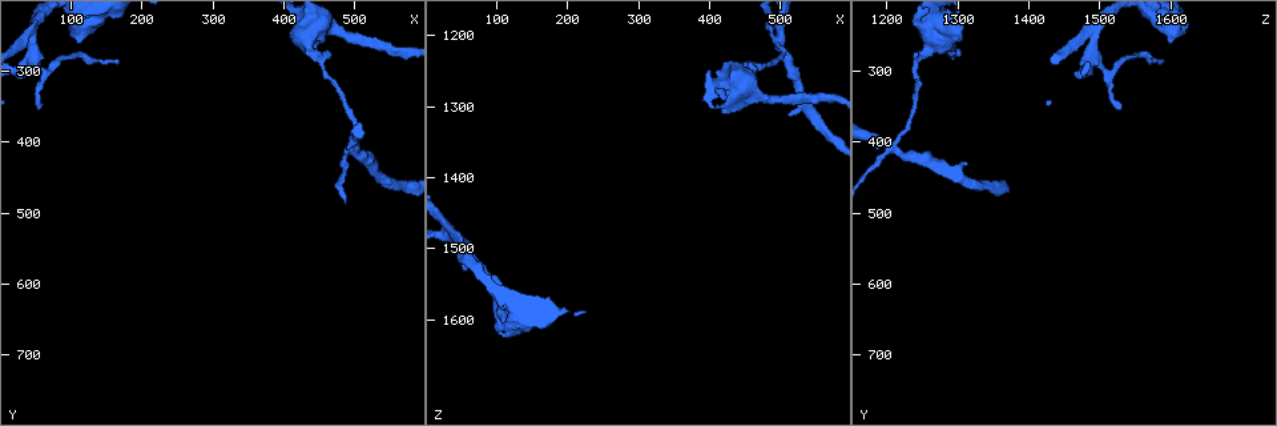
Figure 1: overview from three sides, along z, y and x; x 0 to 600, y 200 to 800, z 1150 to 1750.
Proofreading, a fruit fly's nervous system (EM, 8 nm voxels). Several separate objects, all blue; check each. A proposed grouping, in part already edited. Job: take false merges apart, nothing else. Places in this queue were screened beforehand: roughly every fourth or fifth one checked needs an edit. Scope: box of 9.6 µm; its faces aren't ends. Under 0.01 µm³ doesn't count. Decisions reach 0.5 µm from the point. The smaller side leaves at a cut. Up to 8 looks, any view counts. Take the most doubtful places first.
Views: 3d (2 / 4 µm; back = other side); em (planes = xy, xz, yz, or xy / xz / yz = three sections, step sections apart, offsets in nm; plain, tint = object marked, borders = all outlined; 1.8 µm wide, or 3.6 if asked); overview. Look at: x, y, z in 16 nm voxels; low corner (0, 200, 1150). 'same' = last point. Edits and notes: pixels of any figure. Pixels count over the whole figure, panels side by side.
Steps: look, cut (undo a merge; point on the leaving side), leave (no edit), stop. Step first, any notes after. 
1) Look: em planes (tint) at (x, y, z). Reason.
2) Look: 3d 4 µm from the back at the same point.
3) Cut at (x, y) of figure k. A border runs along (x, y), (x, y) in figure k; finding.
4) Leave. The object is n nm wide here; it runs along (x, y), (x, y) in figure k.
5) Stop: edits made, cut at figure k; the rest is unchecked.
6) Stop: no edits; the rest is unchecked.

Look: em planes (tint) at (495, 410, 1215). Abrupt turn.

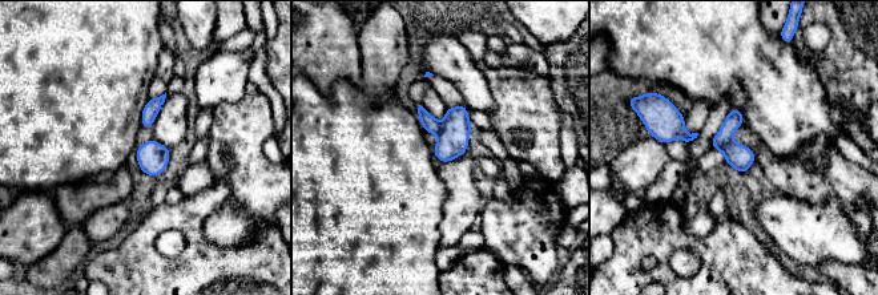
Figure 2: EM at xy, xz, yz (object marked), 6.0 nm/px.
Cut at (740, 157) of figure 2. A border runs along (731, 138), (719, 149) in figure 2; two neurons meet here.

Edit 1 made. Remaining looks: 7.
Look: 3d 4 µm at (455, 290, 1245). Calibre changes.

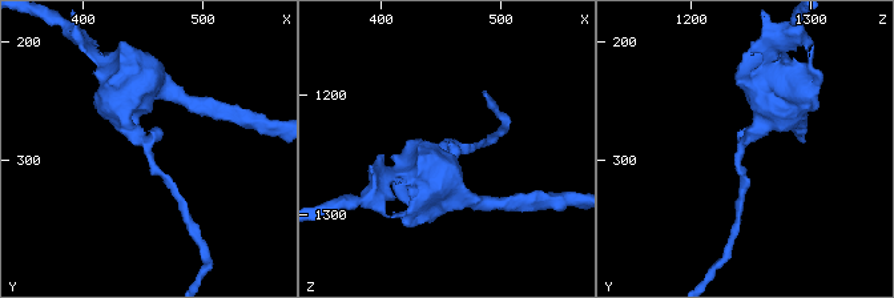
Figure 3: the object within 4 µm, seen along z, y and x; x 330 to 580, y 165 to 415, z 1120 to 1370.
Look: em xy step 8 (tint) at (454, 292, 1240). Need the tissue.

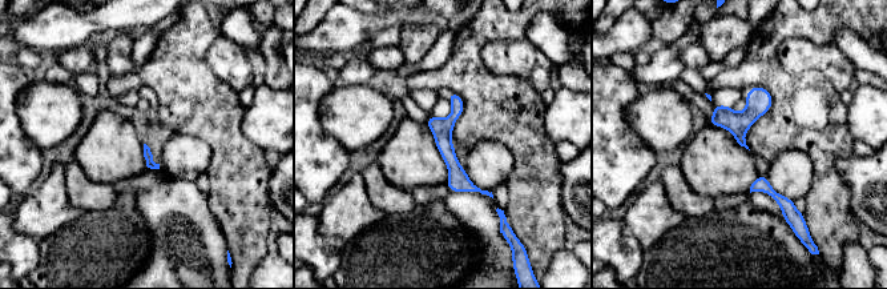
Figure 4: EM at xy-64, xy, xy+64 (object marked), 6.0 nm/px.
Look: em planes (borders) at the same point.

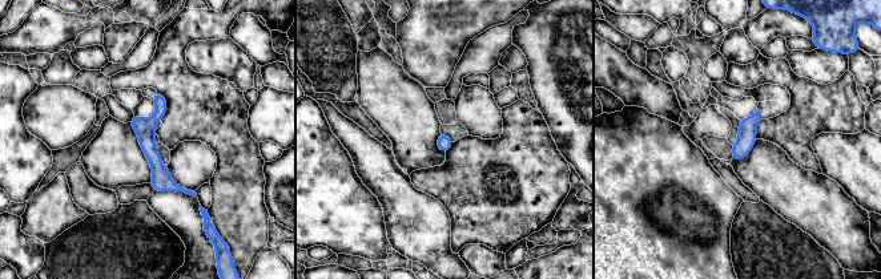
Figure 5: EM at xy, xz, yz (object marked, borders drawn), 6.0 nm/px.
Leave. The object is 100 nm wide here; one neuron here.

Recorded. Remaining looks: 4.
Look: em xz step 4 (tint) at (110, 250, 1595). Touches itself.

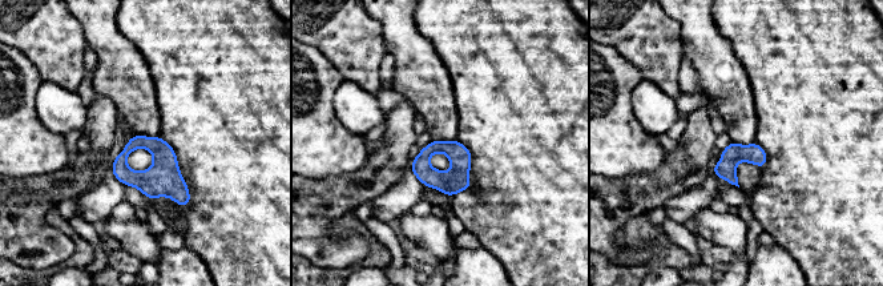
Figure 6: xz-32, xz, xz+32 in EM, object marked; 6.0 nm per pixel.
Look: em yz step 8 (tint) at the same point.

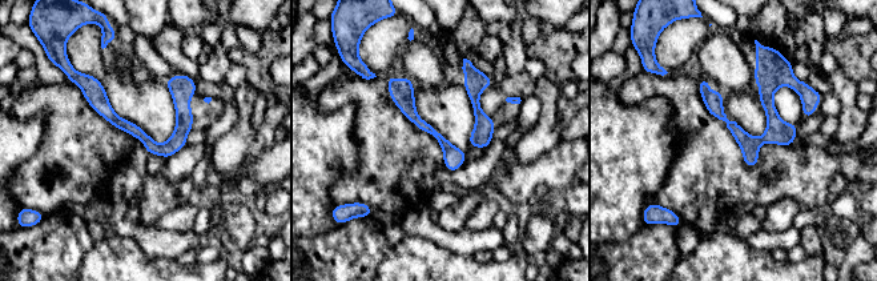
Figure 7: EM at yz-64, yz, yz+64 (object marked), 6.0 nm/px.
Leave. The object is 90 nm wide here; it runs along (93, 81), (100, 104), (155, 148), (182, 141) in figure 7; all the same neuron.

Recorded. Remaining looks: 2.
Stop: edits made, cut at figure 2; the rest is unchecked.

